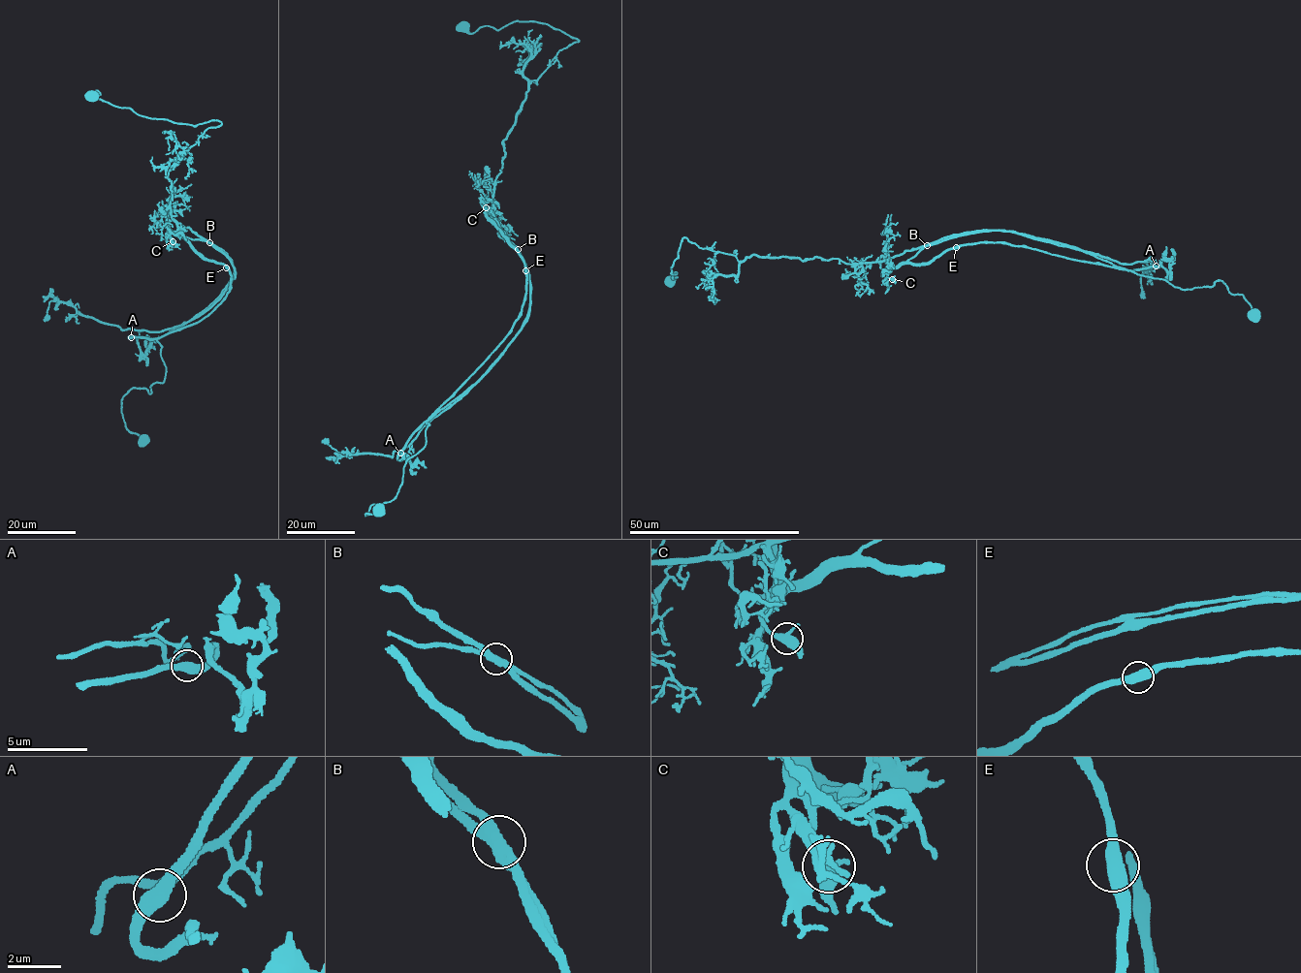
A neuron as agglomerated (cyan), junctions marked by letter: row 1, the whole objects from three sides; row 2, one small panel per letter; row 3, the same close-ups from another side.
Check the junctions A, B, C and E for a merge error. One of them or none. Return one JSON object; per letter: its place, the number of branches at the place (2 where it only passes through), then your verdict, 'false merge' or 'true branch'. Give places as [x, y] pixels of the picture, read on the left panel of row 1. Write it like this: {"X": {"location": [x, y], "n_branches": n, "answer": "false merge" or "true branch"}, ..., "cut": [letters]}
{"A": {"location": [131, 337], "n_branches": 2, "answer": "true branch"}, "B": {"location": [209, 242], "n_branches": 2, "answer": "false merge"}, "C": {"location": [173, 241], "n_branches": 2, "answer": "true branch"}, "E": {"location": [226, 267], "n_branches": 2, "answer": "true branch"}, "cut": ["B"]}

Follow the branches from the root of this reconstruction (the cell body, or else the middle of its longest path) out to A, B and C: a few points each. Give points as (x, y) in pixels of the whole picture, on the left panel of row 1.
A: (94, 96), (150, 118), (221, 124), (167, 176), (173, 220), (223, 251), (236, 278), (182, 325), (131, 337)
B: (94, 96), (150, 118), (221, 123), (178, 153), (167, 176), (173, 220), (209, 242)
C: (94, 96), (150, 118), (221, 123), (178, 153), (167, 176), (173, 241)

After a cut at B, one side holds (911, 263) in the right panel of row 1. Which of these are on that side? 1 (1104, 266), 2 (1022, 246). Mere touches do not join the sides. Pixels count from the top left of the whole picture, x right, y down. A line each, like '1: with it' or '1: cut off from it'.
1: with it
2: with it

